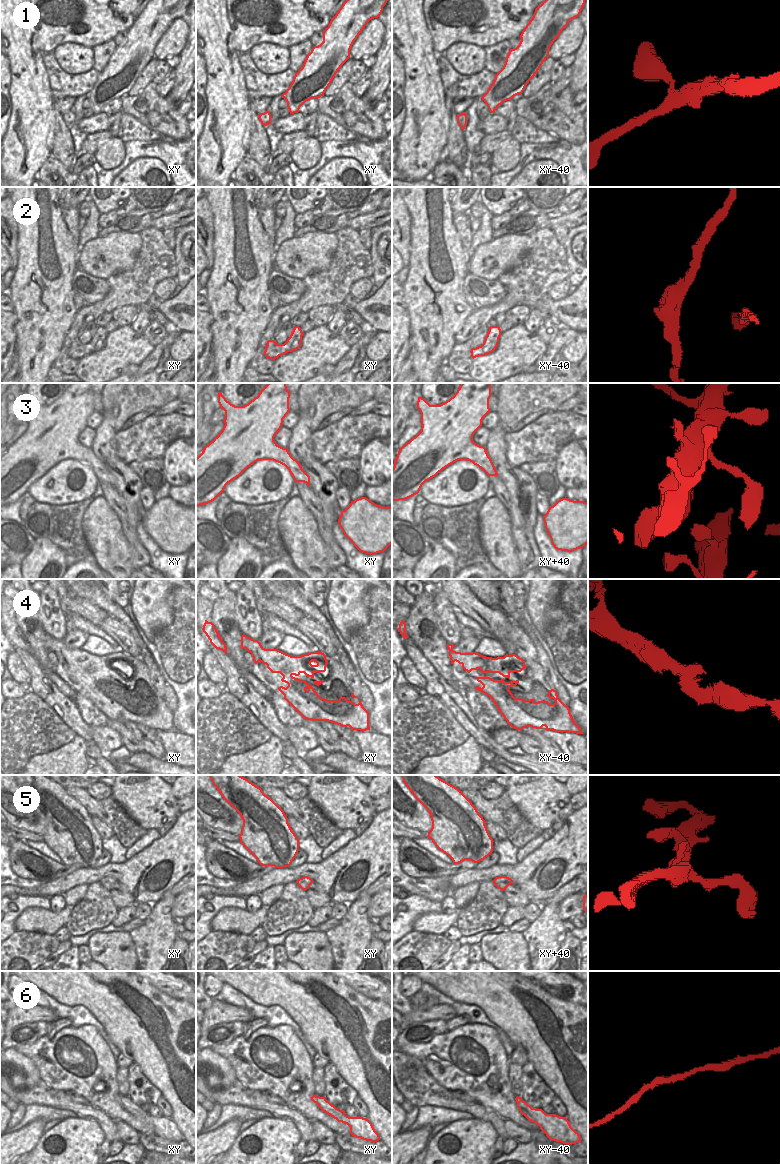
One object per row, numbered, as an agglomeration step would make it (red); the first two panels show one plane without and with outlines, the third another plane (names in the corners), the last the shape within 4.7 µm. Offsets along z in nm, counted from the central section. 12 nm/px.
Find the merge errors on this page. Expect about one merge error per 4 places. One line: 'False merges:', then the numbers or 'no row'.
False merges: no row

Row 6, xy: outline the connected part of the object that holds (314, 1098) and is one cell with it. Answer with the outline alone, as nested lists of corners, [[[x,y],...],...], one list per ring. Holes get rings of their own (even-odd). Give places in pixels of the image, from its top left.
[[[313,1095],[311,1100],[326,1114],[330,1115],[338,1122],[347,1124],[350,1127],[350,1134],[353,1137],[361,1138],[373,1143],[381,1139],[379,1134],[375,1131],[372,1123],[367,1118],[360,1116],[349,1117],[345,1114],[344,1110],[336,1108],[329,1101],[327,1101],[325,1097]]]

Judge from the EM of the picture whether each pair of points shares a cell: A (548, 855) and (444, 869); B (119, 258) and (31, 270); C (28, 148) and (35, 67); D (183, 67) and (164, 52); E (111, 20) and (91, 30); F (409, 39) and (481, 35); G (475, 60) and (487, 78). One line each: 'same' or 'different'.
A: different
B: different
C: same
D: different
E: same
F: different
G: different

